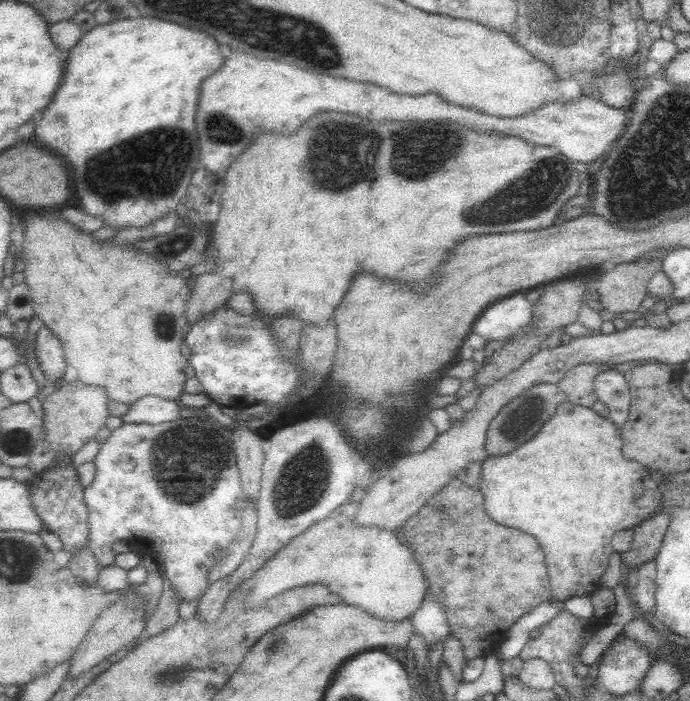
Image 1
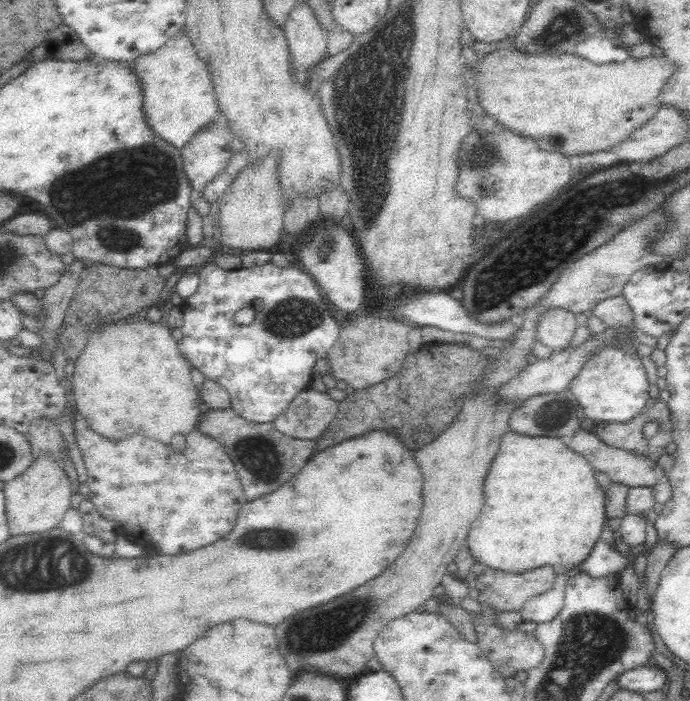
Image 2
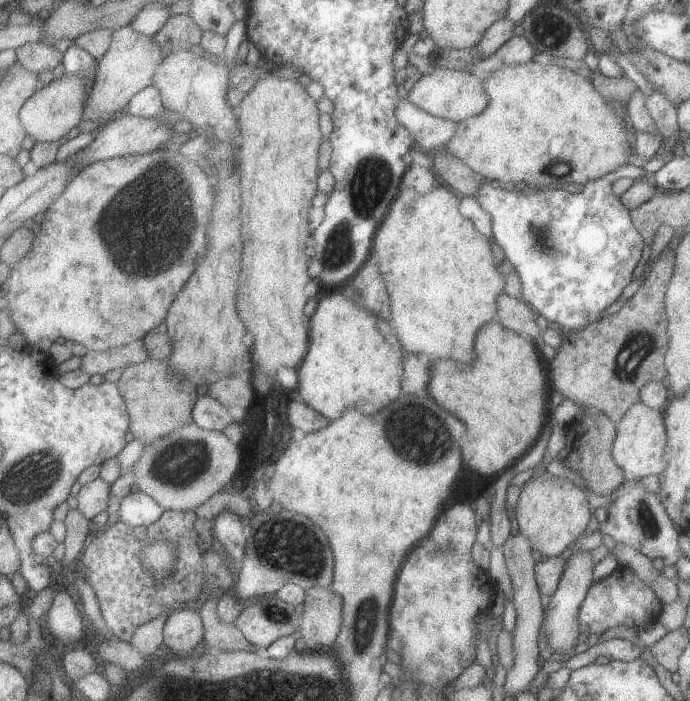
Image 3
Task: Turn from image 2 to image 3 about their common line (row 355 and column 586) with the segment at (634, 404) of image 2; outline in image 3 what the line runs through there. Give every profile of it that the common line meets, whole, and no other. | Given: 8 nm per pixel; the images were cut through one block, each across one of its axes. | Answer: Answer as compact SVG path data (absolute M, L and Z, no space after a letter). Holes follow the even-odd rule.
M617 565L609 575L602 580L592 582L587 588L585 598L581 600L579 612L577 612L577 636L586 631L589 634L597 634L600 637L611 635L618 626L642 629L658 622L658 616L662 609L662 602L655 596L655 592L645 586L627 566Z

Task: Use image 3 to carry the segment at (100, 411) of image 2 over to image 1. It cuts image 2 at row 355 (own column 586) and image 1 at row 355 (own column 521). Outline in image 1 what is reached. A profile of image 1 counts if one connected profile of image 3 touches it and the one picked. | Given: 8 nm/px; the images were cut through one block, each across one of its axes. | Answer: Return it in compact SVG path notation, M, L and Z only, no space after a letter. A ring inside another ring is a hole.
M28 214L28 218L26 218L22 259L26 265L25 283L32 289L32 300L35 302L34 314L43 318L43 324L48 326L48 329L52 330L60 339L66 365L70 365L78 372L76 382L84 386L100 387L100 389L106 390L108 400L125 405L135 404L140 401L140 398L148 396L178 402L184 393L184 386L187 382L184 370L189 365L189 358L182 356L182 343L185 340L182 327L187 323L186 302L190 298L191 292L184 279L175 275L174 272L167 272L165 264L154 260L142 250L134 250L131 244L110 246L107 240L95 241L90 237L90 232L78 232L69 224L62 226L58 222L48 222L44 214Z

